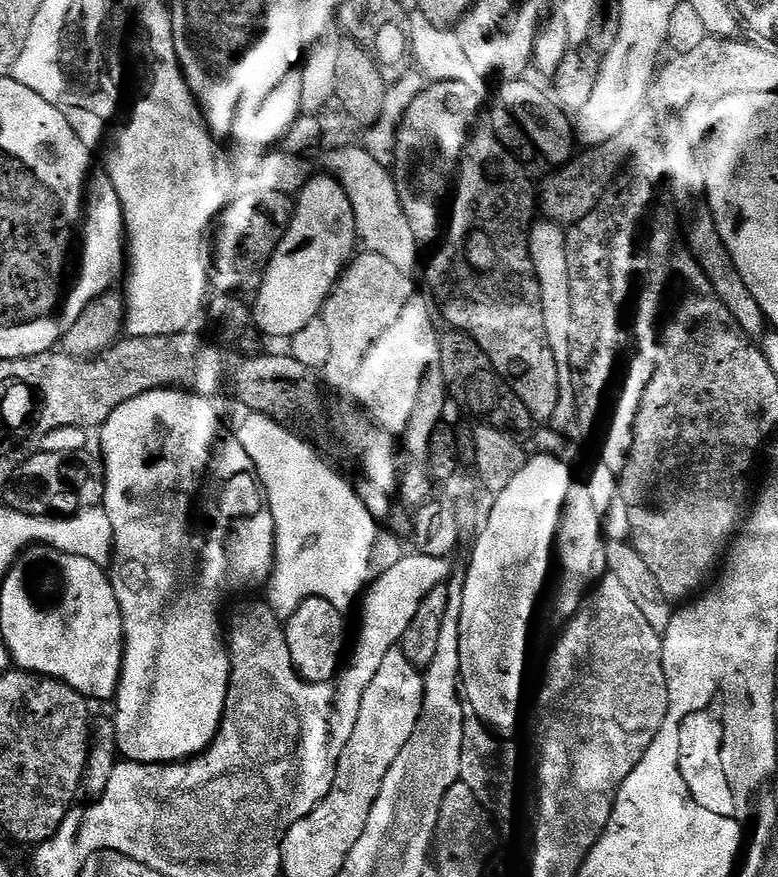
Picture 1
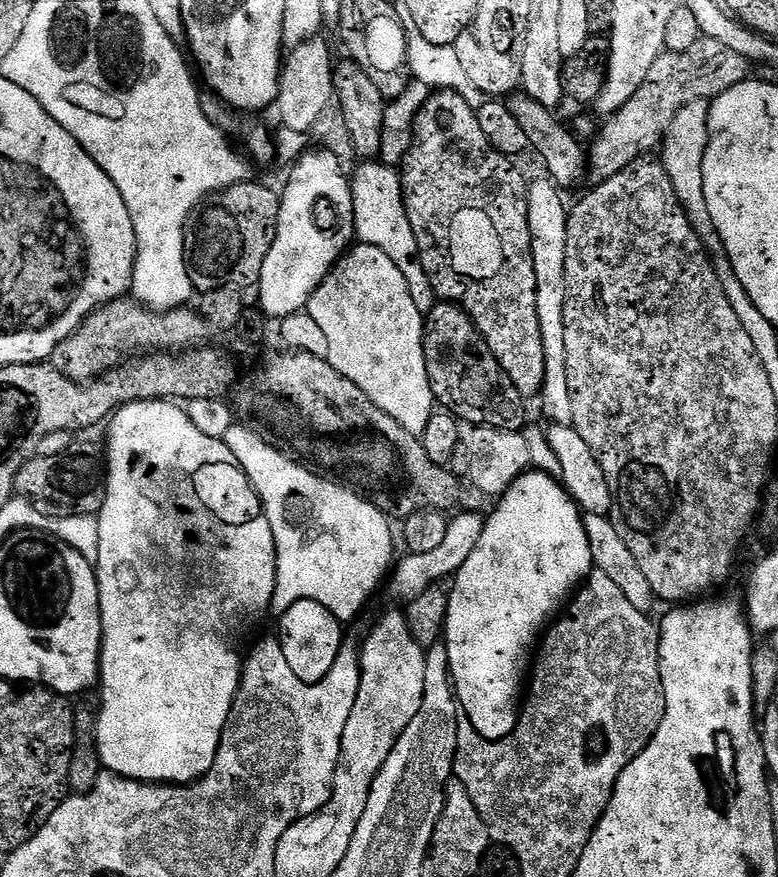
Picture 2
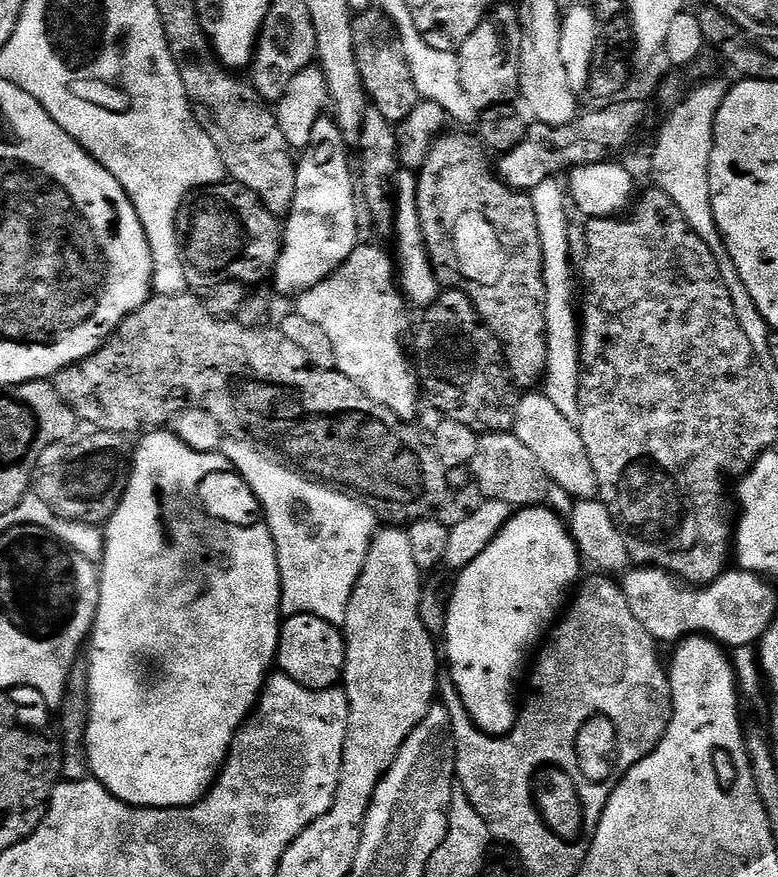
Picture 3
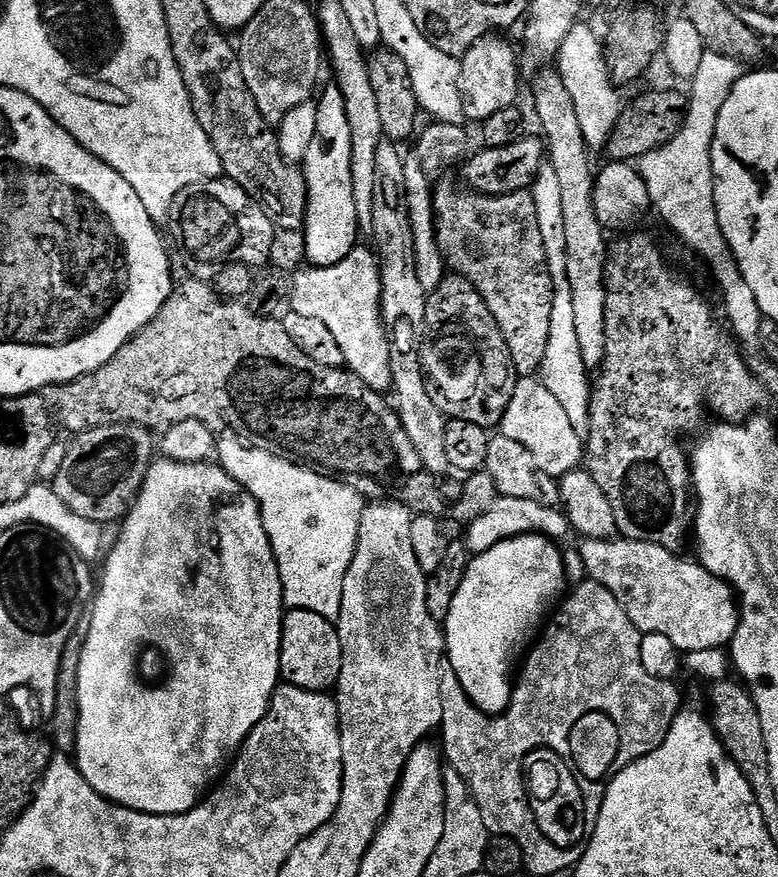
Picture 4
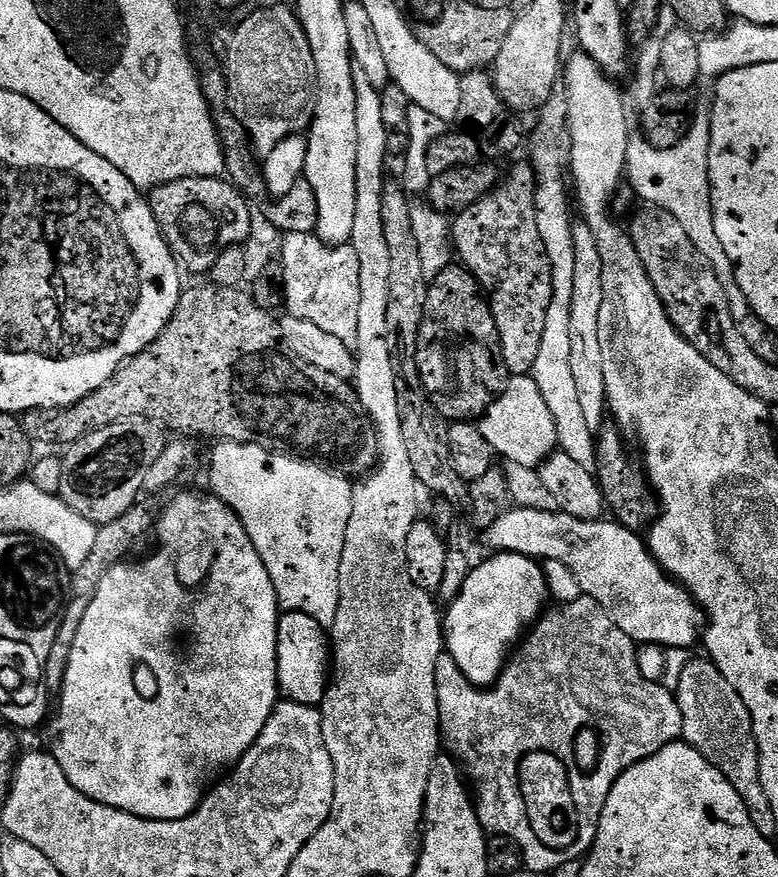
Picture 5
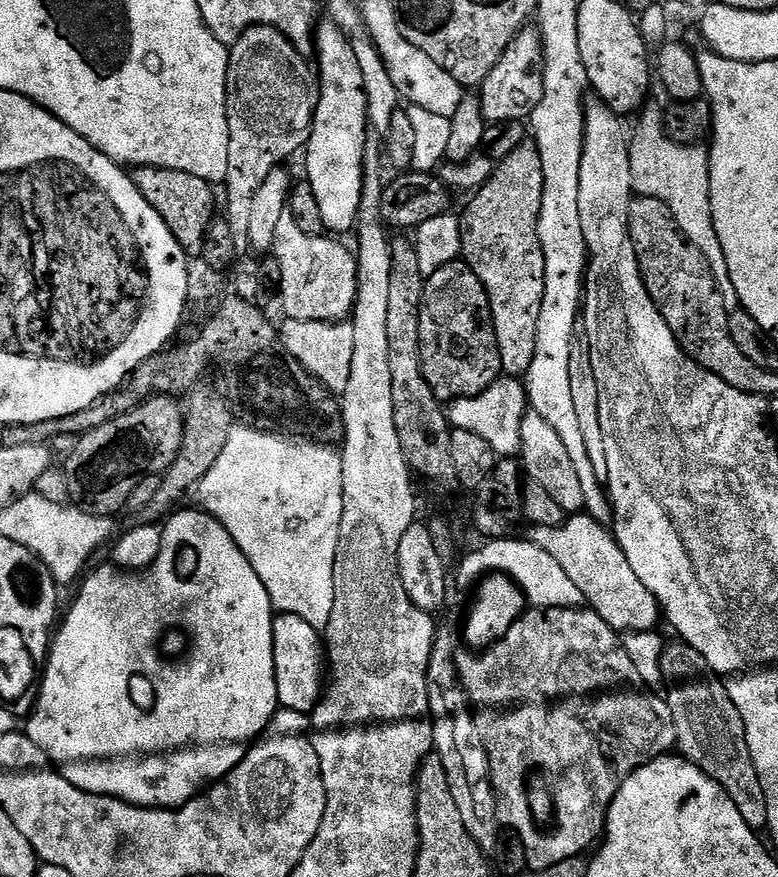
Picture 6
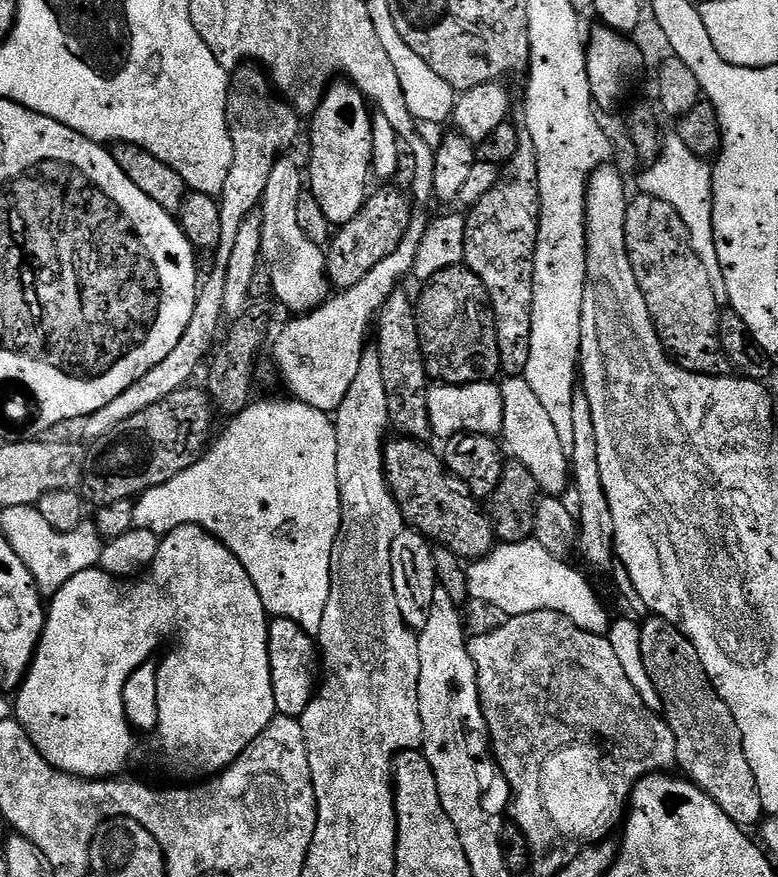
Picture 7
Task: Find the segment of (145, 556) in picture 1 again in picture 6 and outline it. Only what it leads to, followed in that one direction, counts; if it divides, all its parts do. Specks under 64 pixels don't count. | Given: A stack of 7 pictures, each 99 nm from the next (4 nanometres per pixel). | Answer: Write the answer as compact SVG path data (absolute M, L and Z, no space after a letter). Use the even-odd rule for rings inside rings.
M177 510L167 517L162 528L161 553L147 571L125 571L112 566L109 572L89 571L83 577L76 601L69 606L65 616L63 613L62 623L51 637L46 663L42 668L42 679L38 684L40 697L35 697L34 707L27 717L29 720L26 735L30 742L34 742L38 750L46 753L56 771L71 784L78 786L78 790L99 796L113 796L116 800L125 800L128 804L137 804L140 808L175 810L195 800L209 786L221 780L223 776L228 776L230 770L238 766L238 762L242 762L250 745L264 733L264 729L278 711L278 686L274 678L272 653L274 609L270 602L270 594L266 594L262 578L254 574L254 566L250 566L246 554L242 554L238 542L230 538L226 526L222 526L220 520L203 510L184 511ZM134 674L149 676L156 683L156 701L152 708L145 710L134 706L128 685Z

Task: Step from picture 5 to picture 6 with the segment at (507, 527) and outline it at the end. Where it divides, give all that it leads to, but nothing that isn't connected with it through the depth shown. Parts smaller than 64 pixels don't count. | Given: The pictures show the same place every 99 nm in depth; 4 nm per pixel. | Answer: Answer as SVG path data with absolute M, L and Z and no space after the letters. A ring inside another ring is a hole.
M572 514L557 528L532 526L527 530L529 532L526 532L526 539L534 546L538 546L538 550L546 550L546 554L550 554L550 558L554 558L554 562L558 562L558 566L562 566L562 570L566 570L566 574L574 582L574 586L578 586L578 590L582 590L584 604L593 612L598 613L602 622L606 622L613 630L621 634L651 632L657 627L656 623L661 623L660 604L654 598L654 594L650 594L650 590L646 590L646 586L642 586L638 574L634 574L630 562L626 560L626 554L620 548L620 543L616 541L615 535L605 525L590 518L587 514Z

